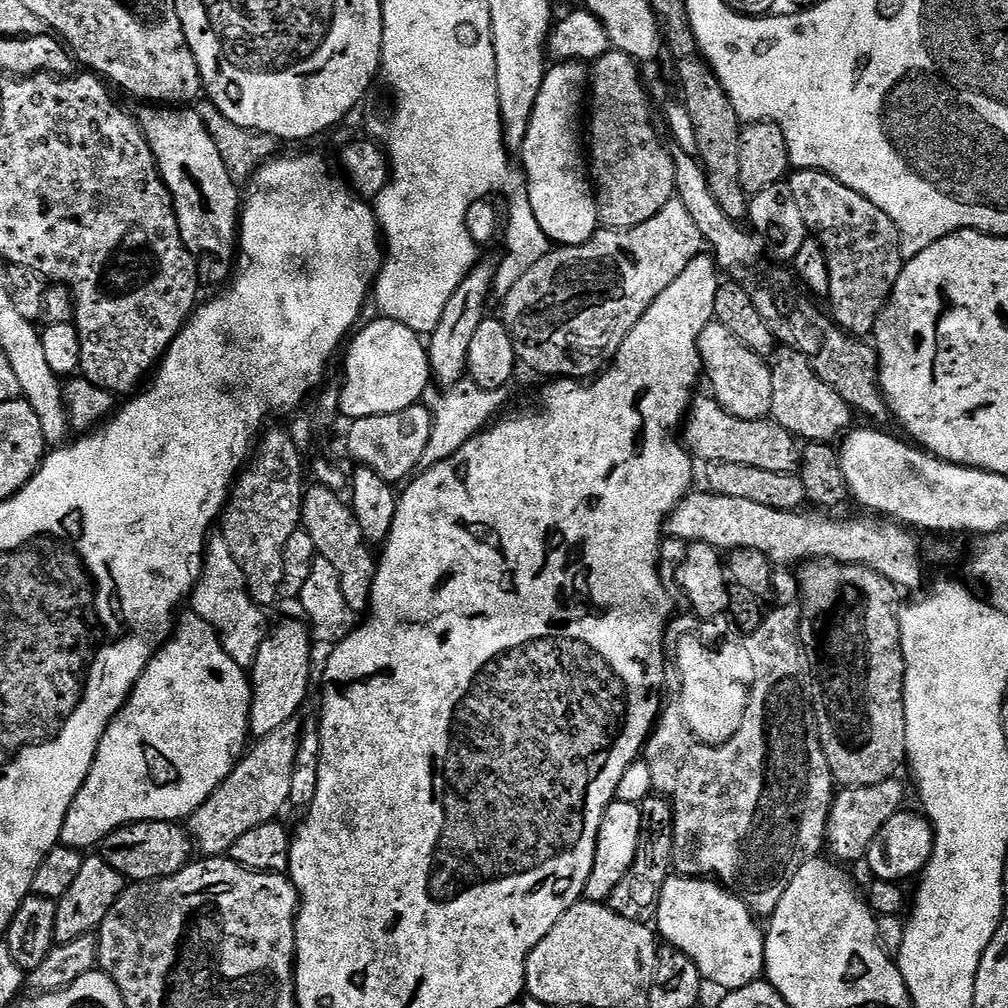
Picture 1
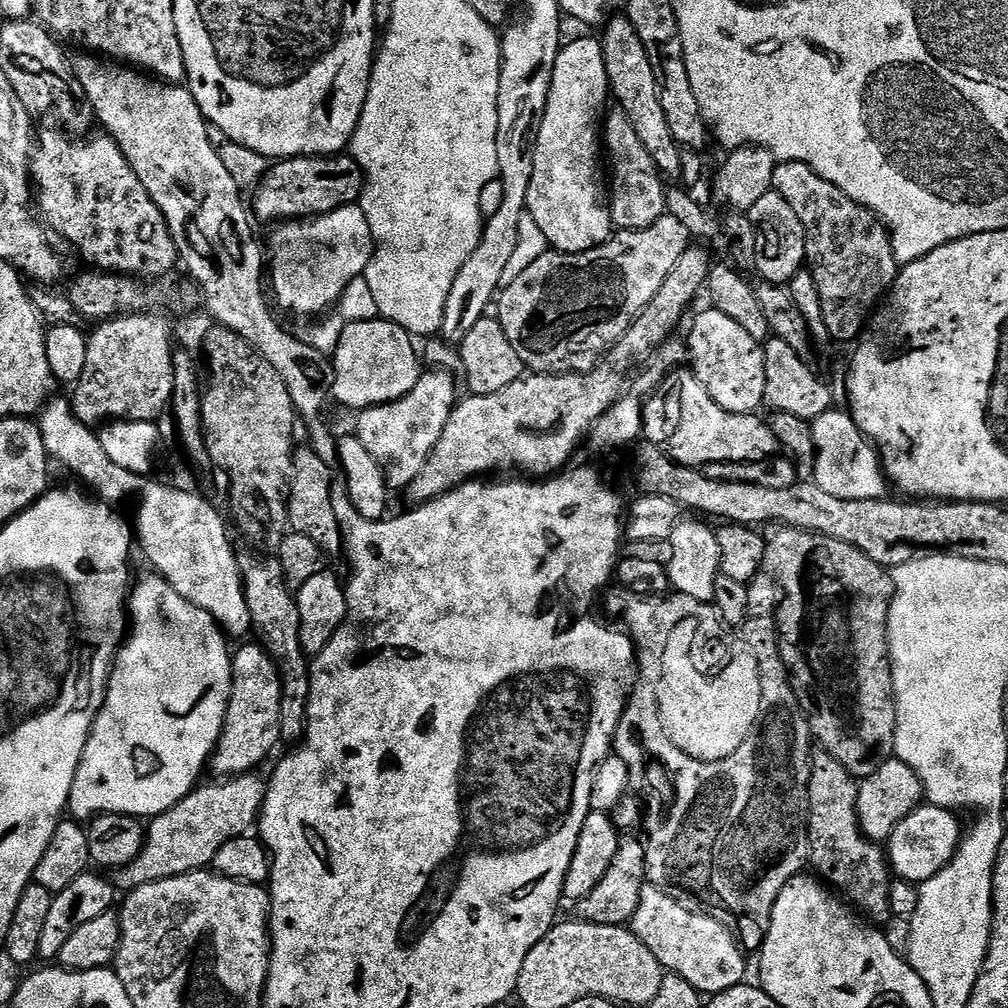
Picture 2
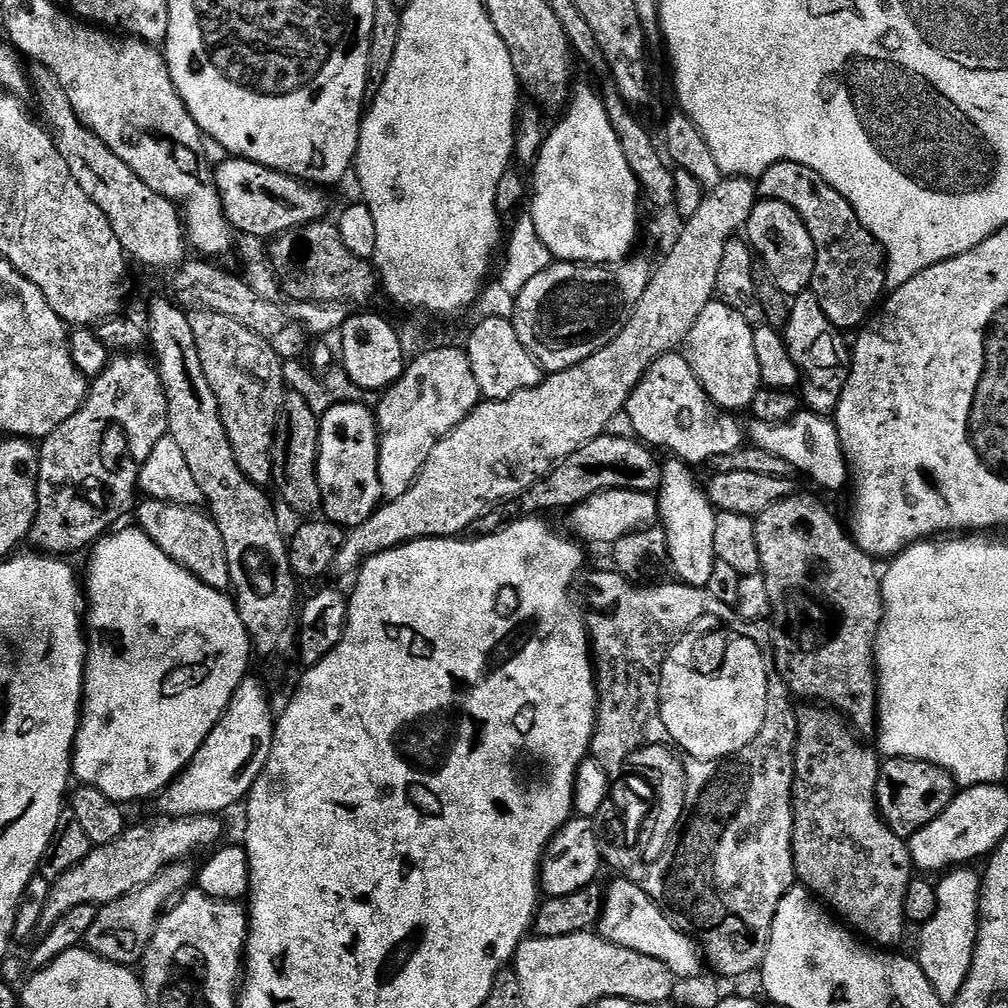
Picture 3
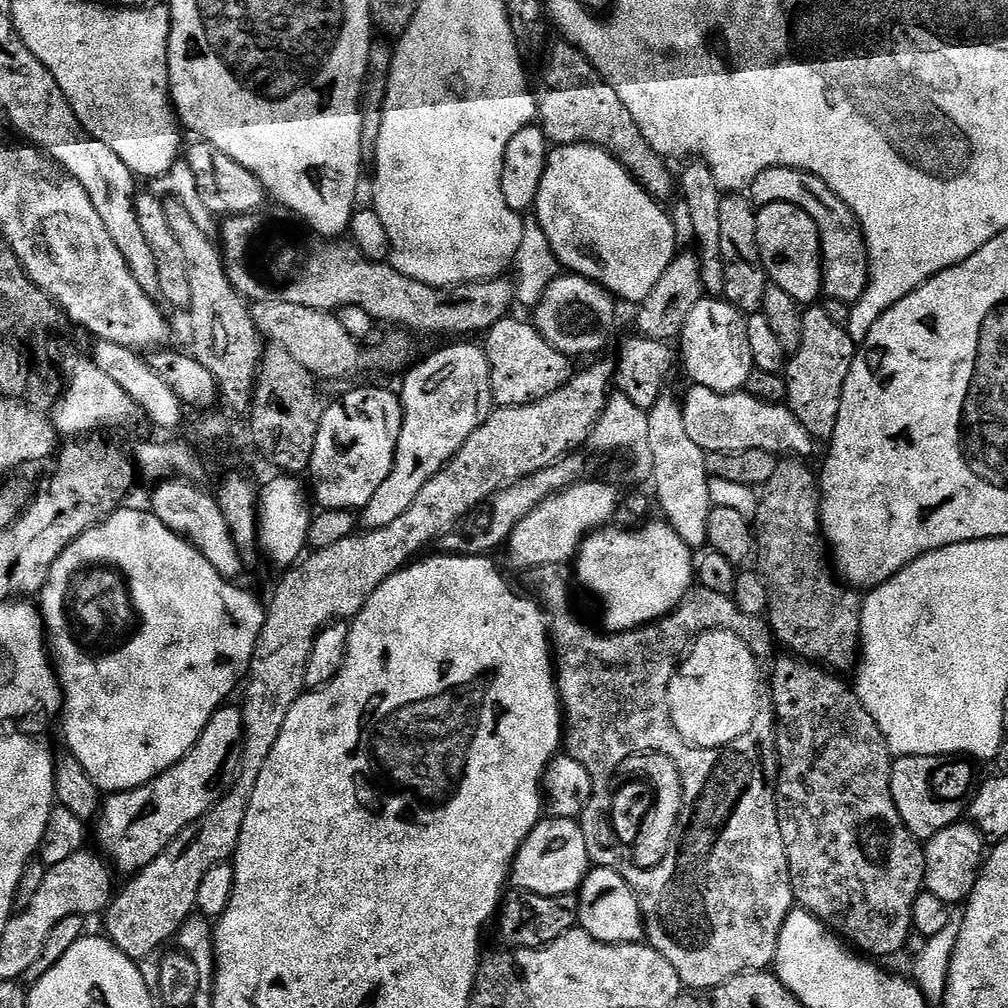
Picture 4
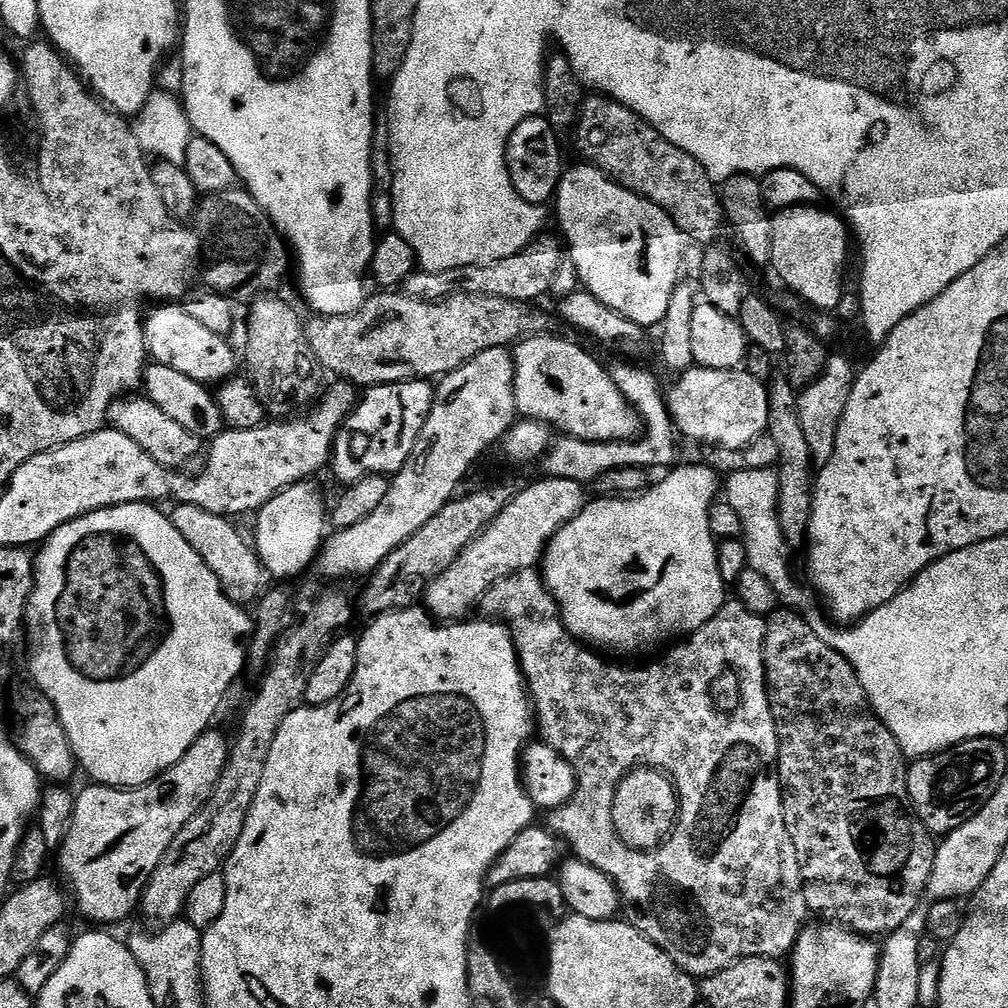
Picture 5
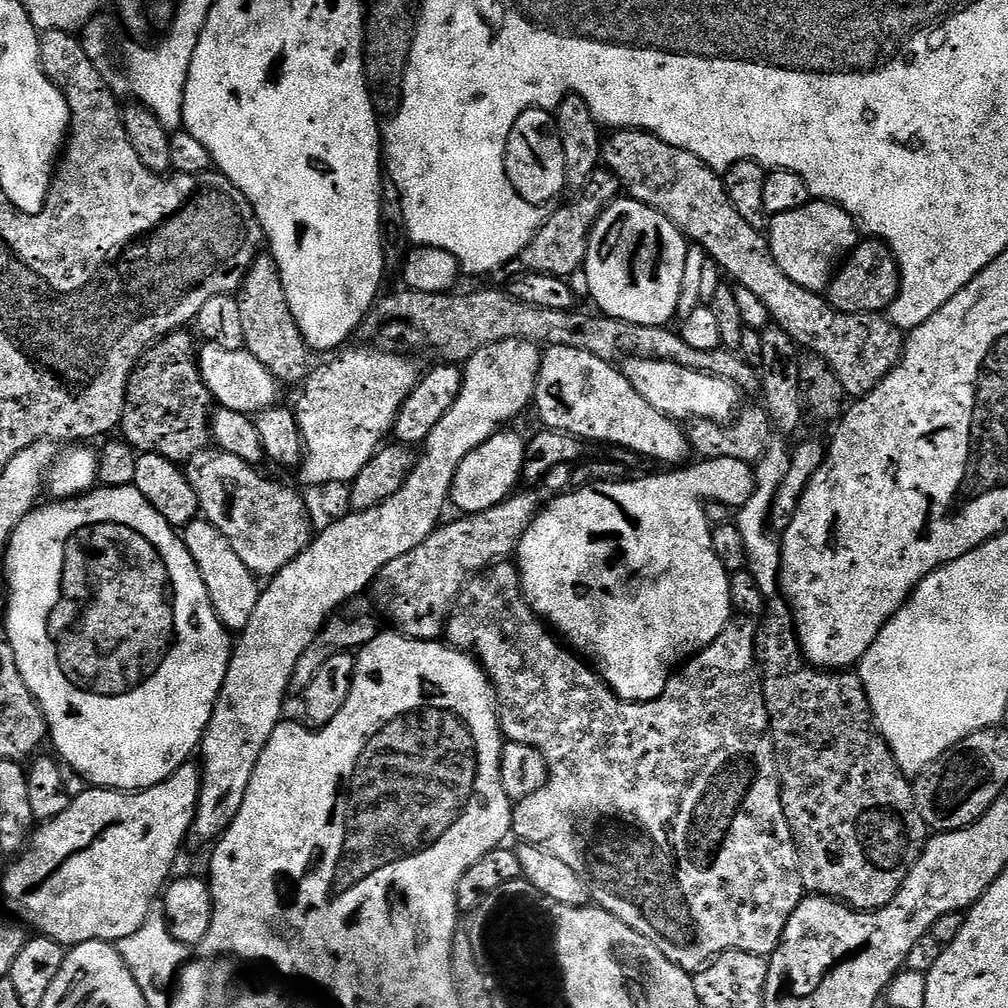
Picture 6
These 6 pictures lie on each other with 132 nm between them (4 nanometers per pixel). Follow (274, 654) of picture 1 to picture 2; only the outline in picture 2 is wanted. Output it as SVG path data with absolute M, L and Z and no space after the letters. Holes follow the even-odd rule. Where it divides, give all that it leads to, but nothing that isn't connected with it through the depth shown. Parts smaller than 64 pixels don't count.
M259 643L244 644L235 649L232 658L232 693L228 699L226 718L222 726L222 734L218 738L216 748L212 751L210 761L211 771L217 772L217 777L242 776L246 772L259 769L259 764L281 743L280 727L278 726L278 709L282 706L282 682L276 669L276 663L270 654L260 647Z

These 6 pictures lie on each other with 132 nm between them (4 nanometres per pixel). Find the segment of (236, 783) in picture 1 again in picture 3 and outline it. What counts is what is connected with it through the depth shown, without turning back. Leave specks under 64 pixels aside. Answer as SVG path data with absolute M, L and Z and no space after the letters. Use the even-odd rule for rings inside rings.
M219 815L159 819L149 824L136 824L133 828L132 825L125 827L123 834L114 838L114 842L101 848L93 847L88 856L78 862L78 866L66 870L66 874L51 881L52 893L46 902L46 910L42 910L39 931L49 932L54 922L58 922L62 914L74 910L74 906L109 904L126 894L139 892L166 866L187 861L188 855L199 848L211 849L221 843L224 824Z

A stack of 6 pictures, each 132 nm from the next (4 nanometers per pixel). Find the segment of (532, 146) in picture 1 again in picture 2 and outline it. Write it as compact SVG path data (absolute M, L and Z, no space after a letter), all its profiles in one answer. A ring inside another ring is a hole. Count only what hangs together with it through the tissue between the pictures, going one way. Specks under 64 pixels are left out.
M594 35L580 36L561 47L558 58L554 62L554 78L550 82L550 94L546 102L546 114L542 118L542 126L538 130L538 142L534 150L534 178L530 178L530 194L528 195L527 213L532 215L539 229L545 234L549 245L557 252L585 252L591 248L597 248L599 244L605 244L614 231L612 223L612 210L606 203L606 172L600 169L602 164L602 121L606 116L606 109L610 104L610 93L608 91L608 75L606 74L606 58L602 54L602 46L599 39Z

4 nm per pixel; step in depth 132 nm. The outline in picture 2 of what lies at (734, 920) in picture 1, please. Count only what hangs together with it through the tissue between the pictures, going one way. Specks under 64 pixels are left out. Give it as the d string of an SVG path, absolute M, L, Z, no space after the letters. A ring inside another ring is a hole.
M645 883L642 902L638 902L638 910L630 925L632 932L650 950L650 954L658 958L661 968L686 978L686 982L702 994L725 992L745 983L745 953L733 929L715 915L703 911L691 912L687 906L687 903L668 895L655 884Z

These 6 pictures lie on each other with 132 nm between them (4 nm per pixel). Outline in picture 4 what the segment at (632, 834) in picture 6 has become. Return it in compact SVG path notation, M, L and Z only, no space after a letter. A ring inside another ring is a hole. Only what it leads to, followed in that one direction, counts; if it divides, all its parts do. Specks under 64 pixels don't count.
M568 564L538 566L531 569L530 576L534 583L540 584L538 600L550 617L554 675L564 717L562 748L566 755L574 758L574 762L582 762L582 766L590 770L590 778L594 782L615 777L625 756L636 753L669 756L681 774L684 787L683 815L677 822L669 852L662 858L661 864L652 869L640 869L632 862L622 868L628 877L628 885L635 890L640 900L647 943L658 950L658 954L662 954L662 958L666 958L674 970L678 970L681 985L688 990L714 990L722 982L743 972L767 969L775 961L782 926L794 911L788 855L782 842L776 809L776 777L780 771L780 757L776 755L775 715L771 711L761 710L742 738L721 748L697 748L692 754L696 756L684 756L690 752L690 746L682 734L678 734L670 718L668 705L668 687L673 671L696 637L715 628L724 628L748 641L752 652L761 657L768 656L774 649L774 633L767 619L742 614L731 596L714 594L714 590L697 587L685 596L679 608L675 608L664 619L645 624L633 632L605 634L599 627L591 628L576 617L572 588L568 585L574 580L574 572Z

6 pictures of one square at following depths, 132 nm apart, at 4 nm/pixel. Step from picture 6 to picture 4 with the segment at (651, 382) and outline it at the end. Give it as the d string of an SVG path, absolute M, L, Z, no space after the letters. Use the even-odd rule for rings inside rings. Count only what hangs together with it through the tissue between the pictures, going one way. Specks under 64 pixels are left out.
M692 384L689 389L682 396L686 431L705 454L766 450L773 454L787 454L792 458L808 458L818 448L817 441L806 432L806 426L802 426L802 422L798 422L798 418L794 418L794 414L784 404L758 402L747 390L715 392L701 384Z

